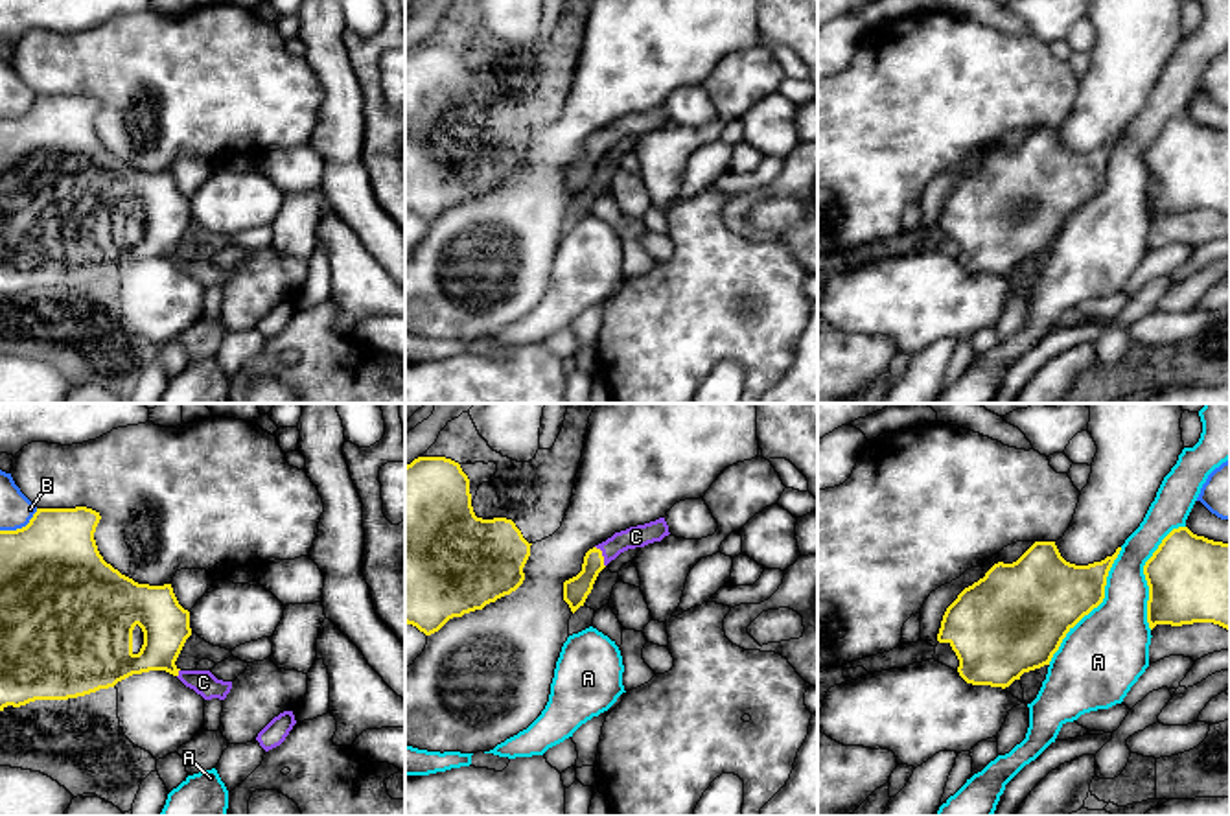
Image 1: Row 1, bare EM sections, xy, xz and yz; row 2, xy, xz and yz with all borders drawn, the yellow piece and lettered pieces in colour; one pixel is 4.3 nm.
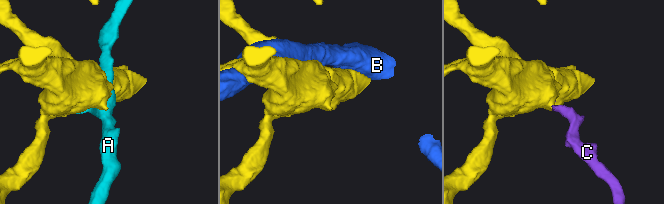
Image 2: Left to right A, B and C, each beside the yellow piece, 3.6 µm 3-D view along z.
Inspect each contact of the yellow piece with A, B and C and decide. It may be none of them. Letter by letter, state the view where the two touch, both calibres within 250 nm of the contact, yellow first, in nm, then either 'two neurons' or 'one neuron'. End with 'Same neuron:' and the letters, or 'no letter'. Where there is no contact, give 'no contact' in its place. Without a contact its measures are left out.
A: contact in yz; calibres 380 and 360 nm; two neurons
B: contact in xy; calibres 460 and 140 nm; two neurons
C: contact in xz; calibres 110 and 100 nm; one neuron
Same neuron: C

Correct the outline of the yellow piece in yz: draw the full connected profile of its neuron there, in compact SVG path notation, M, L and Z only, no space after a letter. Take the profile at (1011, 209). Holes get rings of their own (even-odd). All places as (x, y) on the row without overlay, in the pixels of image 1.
M1035 129L1016 149L994 151L957 182L943 203L937 228L952 234L959 247L957 260L967 271L1005 276L1024 260L1050 252L1066 221L1103 190L1107 164L1120 138L1121 134L1101 149L1075 153L1061 144L1055 129Z

